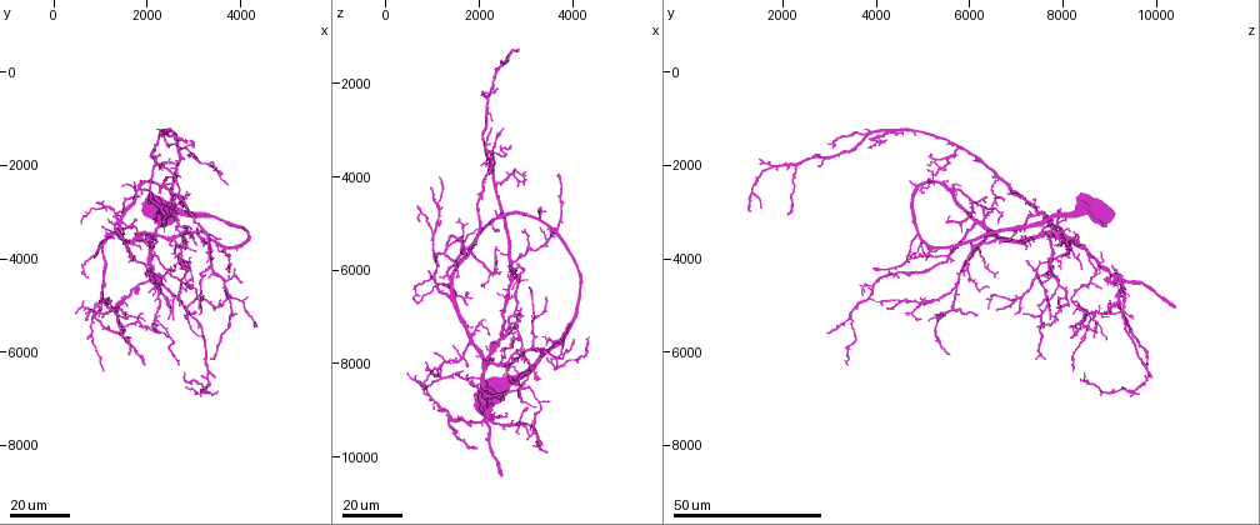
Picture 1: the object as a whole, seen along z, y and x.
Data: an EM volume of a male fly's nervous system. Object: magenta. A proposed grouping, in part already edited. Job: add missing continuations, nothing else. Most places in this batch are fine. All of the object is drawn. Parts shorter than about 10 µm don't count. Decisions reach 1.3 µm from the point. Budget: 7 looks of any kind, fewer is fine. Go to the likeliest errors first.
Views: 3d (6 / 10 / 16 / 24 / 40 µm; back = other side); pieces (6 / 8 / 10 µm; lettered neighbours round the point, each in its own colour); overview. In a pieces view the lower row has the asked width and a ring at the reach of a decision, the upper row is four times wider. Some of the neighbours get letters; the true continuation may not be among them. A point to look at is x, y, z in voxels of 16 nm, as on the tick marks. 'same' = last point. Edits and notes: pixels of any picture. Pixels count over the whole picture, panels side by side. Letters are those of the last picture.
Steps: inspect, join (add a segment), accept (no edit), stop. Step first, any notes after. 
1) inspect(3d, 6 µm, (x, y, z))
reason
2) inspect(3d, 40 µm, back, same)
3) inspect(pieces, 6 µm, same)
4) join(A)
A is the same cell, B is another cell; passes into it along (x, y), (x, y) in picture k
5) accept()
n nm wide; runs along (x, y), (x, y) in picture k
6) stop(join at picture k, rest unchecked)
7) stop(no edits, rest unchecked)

inspect(3d, 24 µm, (2850, 2950, 1300))
free end

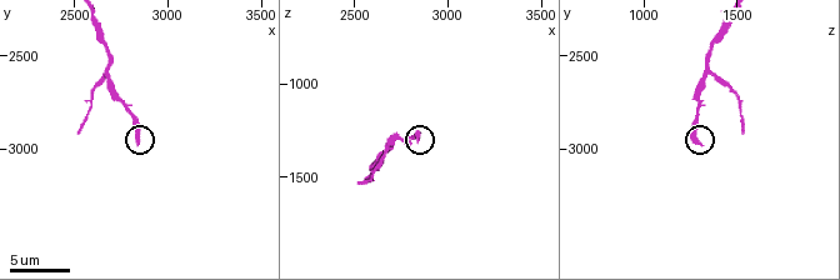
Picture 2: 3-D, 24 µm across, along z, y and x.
inspect(pieces, 10 µm, (2840, 2980, 1320))

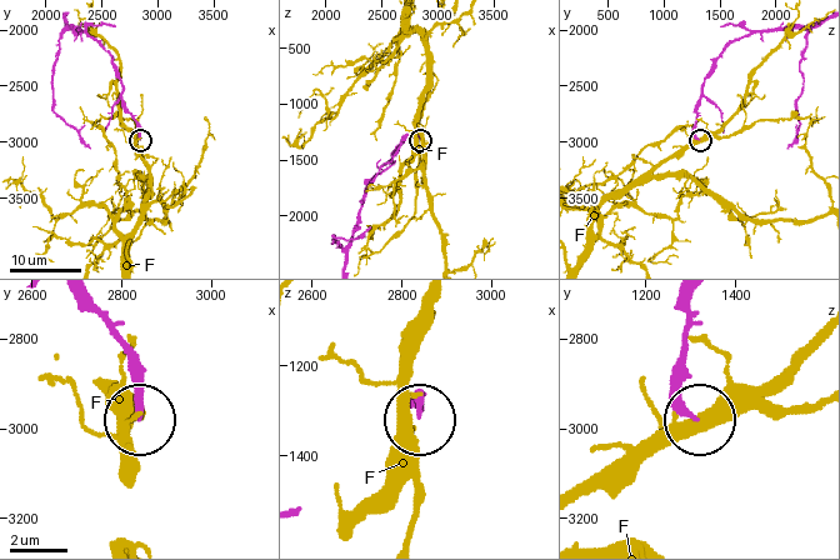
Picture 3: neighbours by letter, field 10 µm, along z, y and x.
accept()
F is another cell; runs along (739, 38), (729, 44), (705, 78), (694, 126), (699, 139) in picture 3; no lettered segment goes on from it

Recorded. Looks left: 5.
inspect(3d, 16 µm, (1500, 5200, 6150))

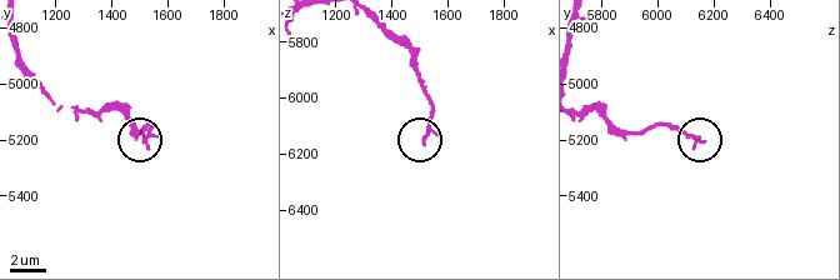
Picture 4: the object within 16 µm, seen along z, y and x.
inspect(pieces, 10 µm, (1520, 5210, 6160))

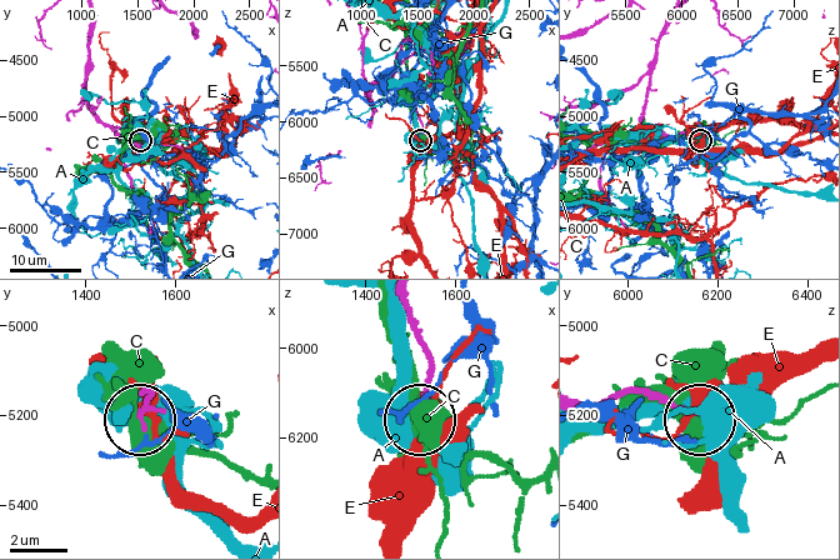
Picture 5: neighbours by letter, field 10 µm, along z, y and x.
accept()
A, C, E and G are other cells; no lettered segment goes on from it

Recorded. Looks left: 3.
inspect(3d, 16 µm, (1200, 5400, 8200))

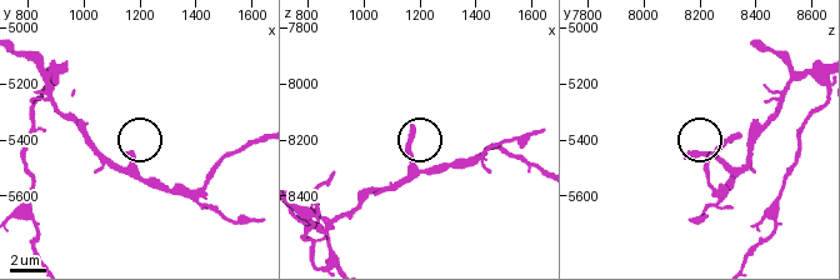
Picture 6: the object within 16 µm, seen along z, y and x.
inspect(pieces, 10 µm, (1180, 5460, 8160))

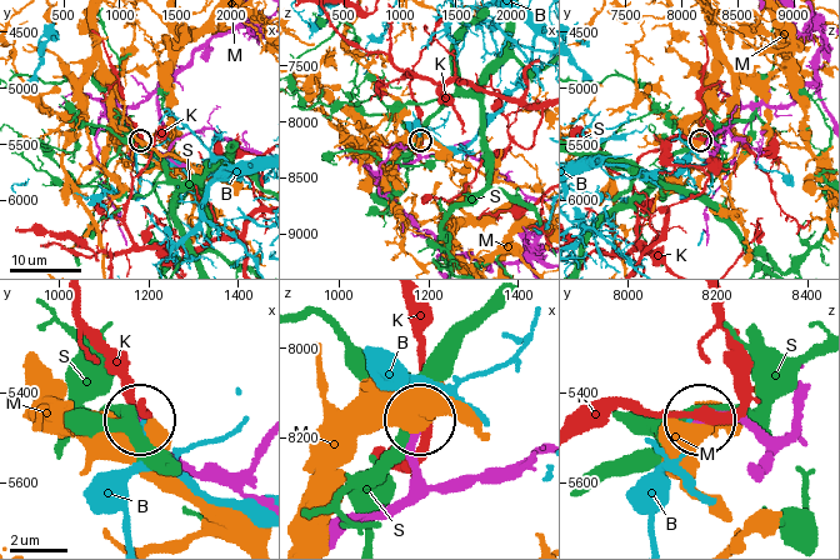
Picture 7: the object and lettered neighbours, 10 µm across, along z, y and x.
accept()
B, K, M and S are other cells; runs along (790, 103), (744, 108), (723, 143), (699, 139) in picture 7; none of them fits

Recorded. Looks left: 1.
stop(no edits, rest unchecked)

